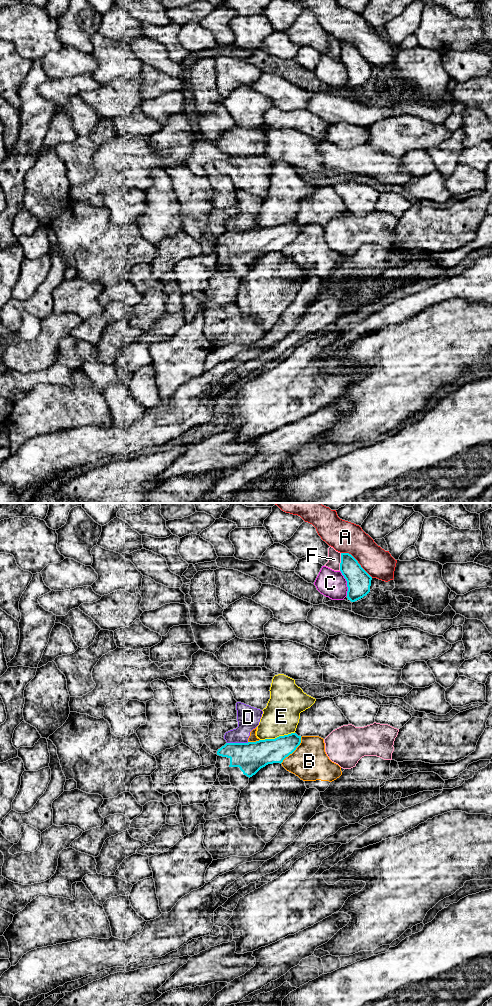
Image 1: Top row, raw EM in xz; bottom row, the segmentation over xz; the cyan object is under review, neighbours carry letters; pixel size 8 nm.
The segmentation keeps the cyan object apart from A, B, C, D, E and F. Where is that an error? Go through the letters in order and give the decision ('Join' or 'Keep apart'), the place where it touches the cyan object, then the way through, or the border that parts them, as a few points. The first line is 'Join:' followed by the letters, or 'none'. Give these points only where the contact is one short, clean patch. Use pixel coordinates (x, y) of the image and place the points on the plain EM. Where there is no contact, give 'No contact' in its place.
Join: none
A: Keep apart. Touches cyan at xz (357, 49)
B: Keep apart. Touches cyan at xz (293, 239)
C: Keep apart. Touches cyan at xz (347, 71)
D: Keep apart. Touches cyan at xz (237, 231). Boundary: xz (248, 230), (227, 231)
E: Keep apart. Touches cyan at xz (277, 225)
F: Keep apart. Touches cyan at xz (341, 50)

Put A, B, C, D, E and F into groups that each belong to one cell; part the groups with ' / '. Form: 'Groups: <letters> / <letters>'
Groups: A / B D / C / E / F

